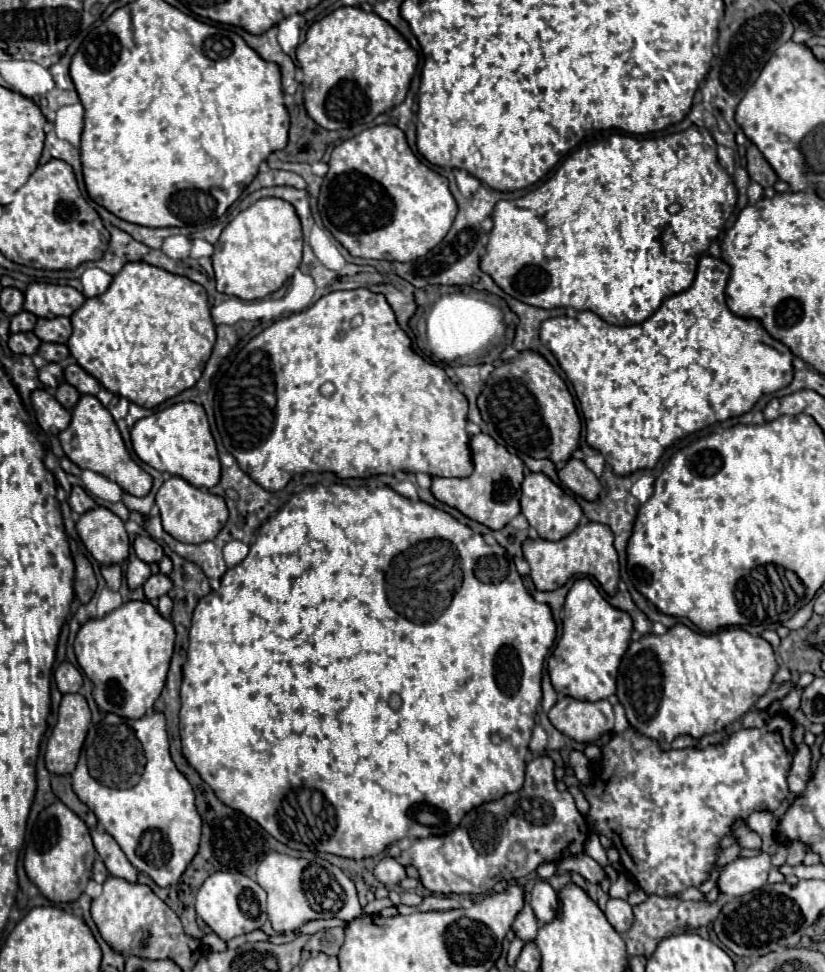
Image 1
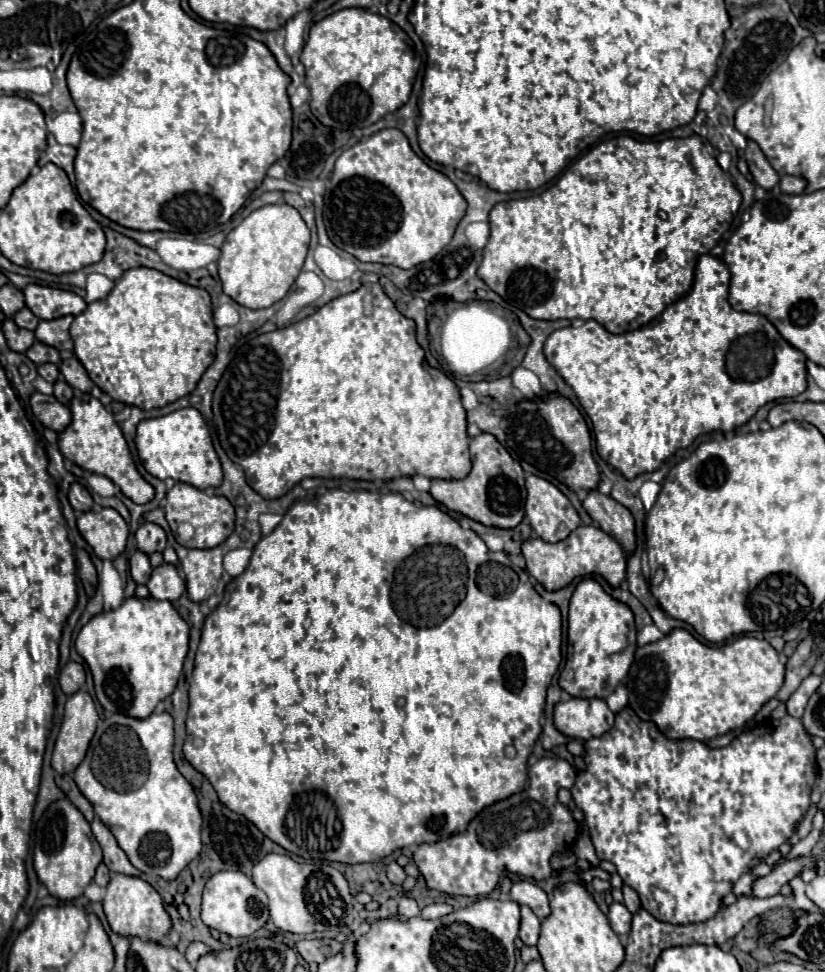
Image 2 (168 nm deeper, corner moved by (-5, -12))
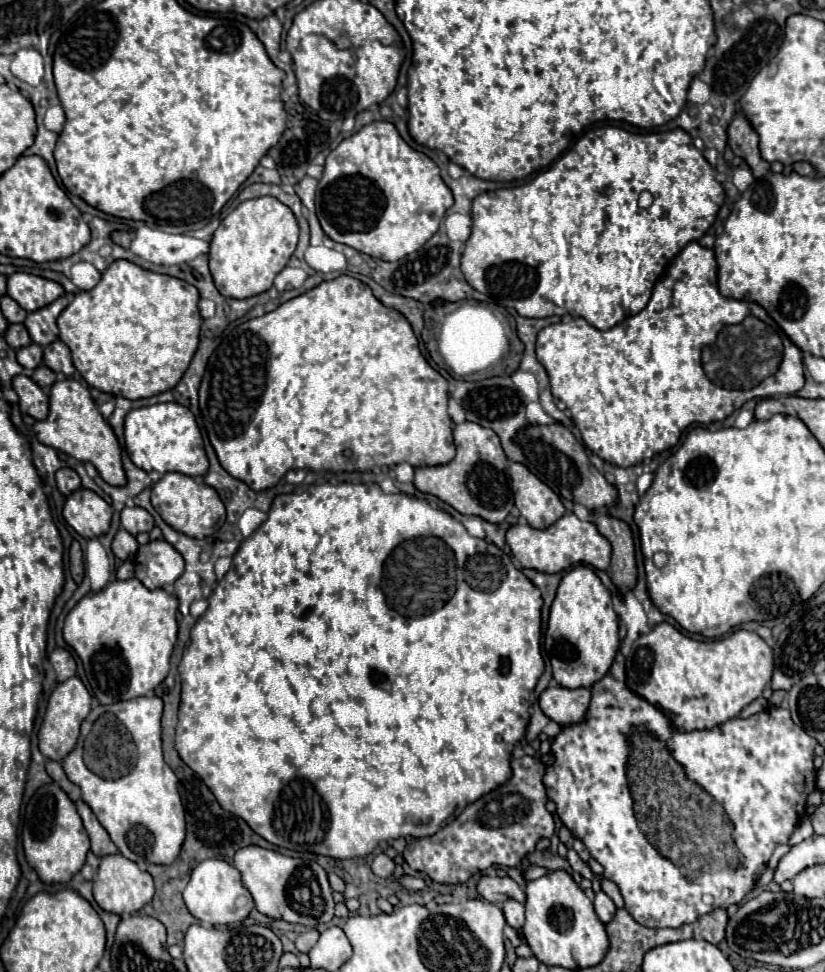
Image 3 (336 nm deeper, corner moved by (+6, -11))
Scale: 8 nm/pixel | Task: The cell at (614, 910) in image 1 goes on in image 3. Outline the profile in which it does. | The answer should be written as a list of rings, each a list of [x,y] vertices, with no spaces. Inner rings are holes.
[[[599,891],[597,895],[595,895],[595,911],[597,911],[597,915],[599,915],[599,919],[603,921],[603,923],[609,923],[611,919],[613,919],[613,915],[615,915],[615,911],[617,911],[617,907],[615,907],[615,903],[603,893],[603,891]]]

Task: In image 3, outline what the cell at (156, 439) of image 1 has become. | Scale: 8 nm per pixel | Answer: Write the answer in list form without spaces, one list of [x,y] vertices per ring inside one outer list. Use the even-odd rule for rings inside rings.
[[[159,403],[129,411],[125,417],[125,449],[131,461],[147,473],[159,471],[163,475],[169,471],[177,471],[189,477],[201,477],[209,469],[195,417],[187,407],[179,403]]]

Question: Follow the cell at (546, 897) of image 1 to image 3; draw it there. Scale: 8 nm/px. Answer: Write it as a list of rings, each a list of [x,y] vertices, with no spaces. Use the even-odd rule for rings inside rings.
[[[483,875],[477,883],[479,895],[483,895],[491,903],[503,903],[507,899],[515,899],[519,903],[525,903],[525,891],[511,879],[511,877],[487,877]]]

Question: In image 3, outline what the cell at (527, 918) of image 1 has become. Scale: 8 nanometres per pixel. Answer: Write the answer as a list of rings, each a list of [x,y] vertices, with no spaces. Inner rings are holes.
[[[505,901],[505,903],[501,905],[501,909],[503,909],[503,915],[505,915],[507,923],[509,923],[517,933],[521,933],[523,923],[525,923],[525,907],[523,907],[519,901]]]

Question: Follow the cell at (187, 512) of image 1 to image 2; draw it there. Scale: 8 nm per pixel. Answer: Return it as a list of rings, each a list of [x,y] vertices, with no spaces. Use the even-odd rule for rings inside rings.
[[[176,482],[176,486],[168,490],[164,512],[174,536],[178,524],[192,524],[194,536],[188,542],[184,542],[186,548],[214,548],[220,542],[224,542],[234,530],[234,506],[224,496],[208,496],[204,490],[198,490],[196,486],[186,482]]]

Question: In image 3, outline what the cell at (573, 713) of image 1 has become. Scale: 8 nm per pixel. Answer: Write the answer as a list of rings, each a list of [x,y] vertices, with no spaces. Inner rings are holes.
[[[549,687],[539,697],[543,713],[561,727],[583,723],[589,709],[589,701],[591,701],[589,689],[565,689],[565,687]]]

